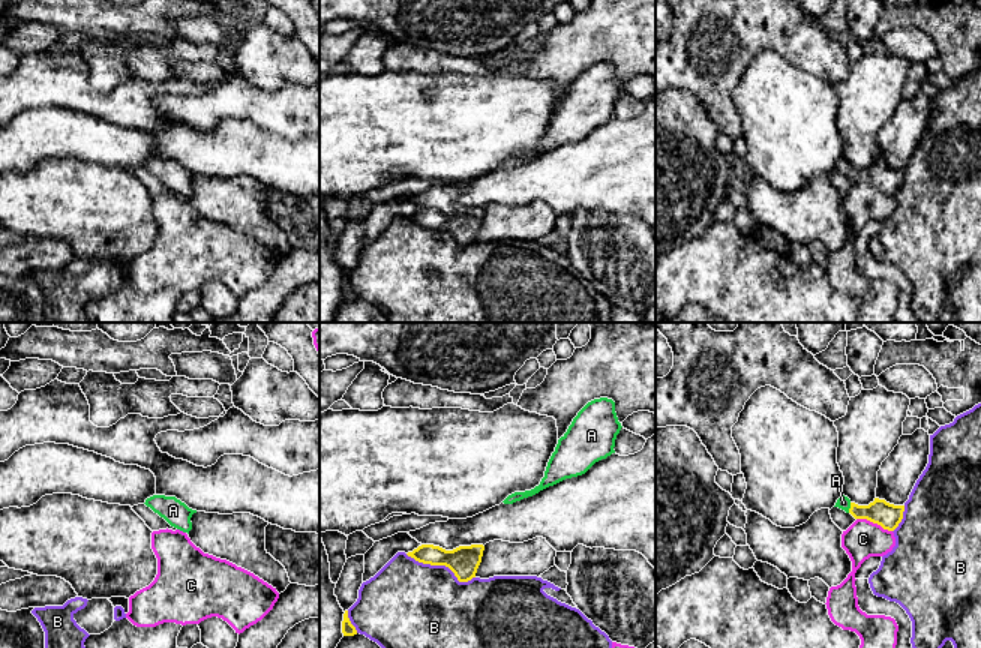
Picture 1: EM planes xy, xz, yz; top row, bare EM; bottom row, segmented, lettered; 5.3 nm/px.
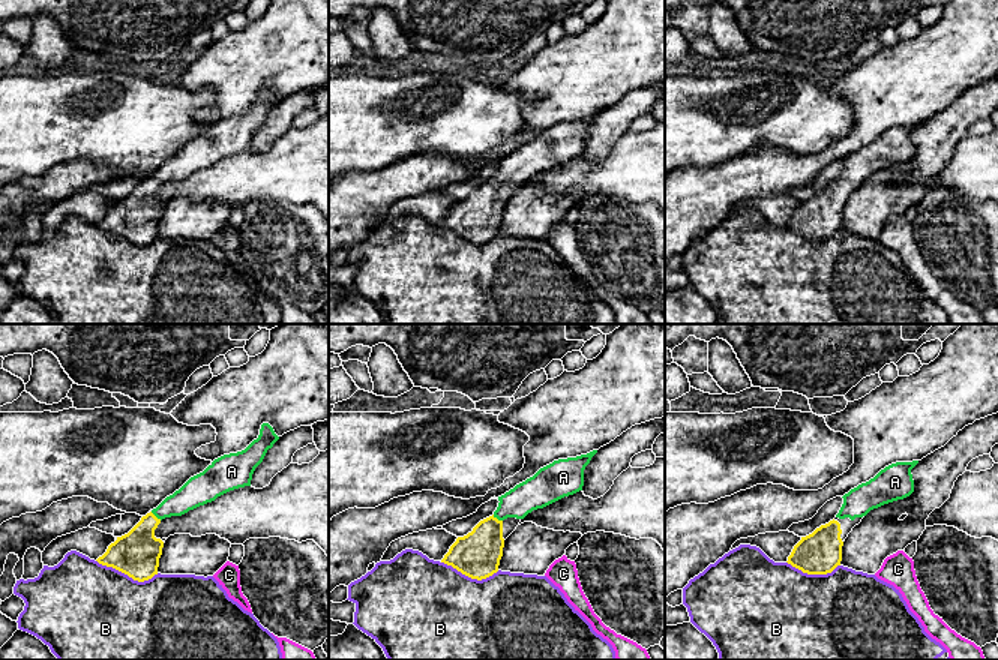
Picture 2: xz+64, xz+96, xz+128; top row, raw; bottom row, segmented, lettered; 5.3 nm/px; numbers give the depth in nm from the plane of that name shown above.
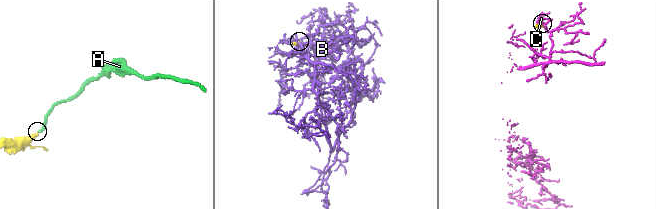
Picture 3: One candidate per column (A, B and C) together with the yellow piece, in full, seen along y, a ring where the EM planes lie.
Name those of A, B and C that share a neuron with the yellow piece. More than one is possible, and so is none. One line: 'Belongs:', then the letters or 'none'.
Belongs: A

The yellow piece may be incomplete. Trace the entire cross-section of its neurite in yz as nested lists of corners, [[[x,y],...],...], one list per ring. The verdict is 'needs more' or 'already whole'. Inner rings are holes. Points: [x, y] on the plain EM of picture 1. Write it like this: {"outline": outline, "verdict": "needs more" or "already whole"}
{"outline": [[[844,159],[837,164],[834,171],[850,177],[855,183],[867,183],[878,188],[888,195],[894,195],[898,190],[904,176],[904,170],[894,170],[879,162],[874,162],[868,170],[858,170]]], "verdict": "needs more"}

